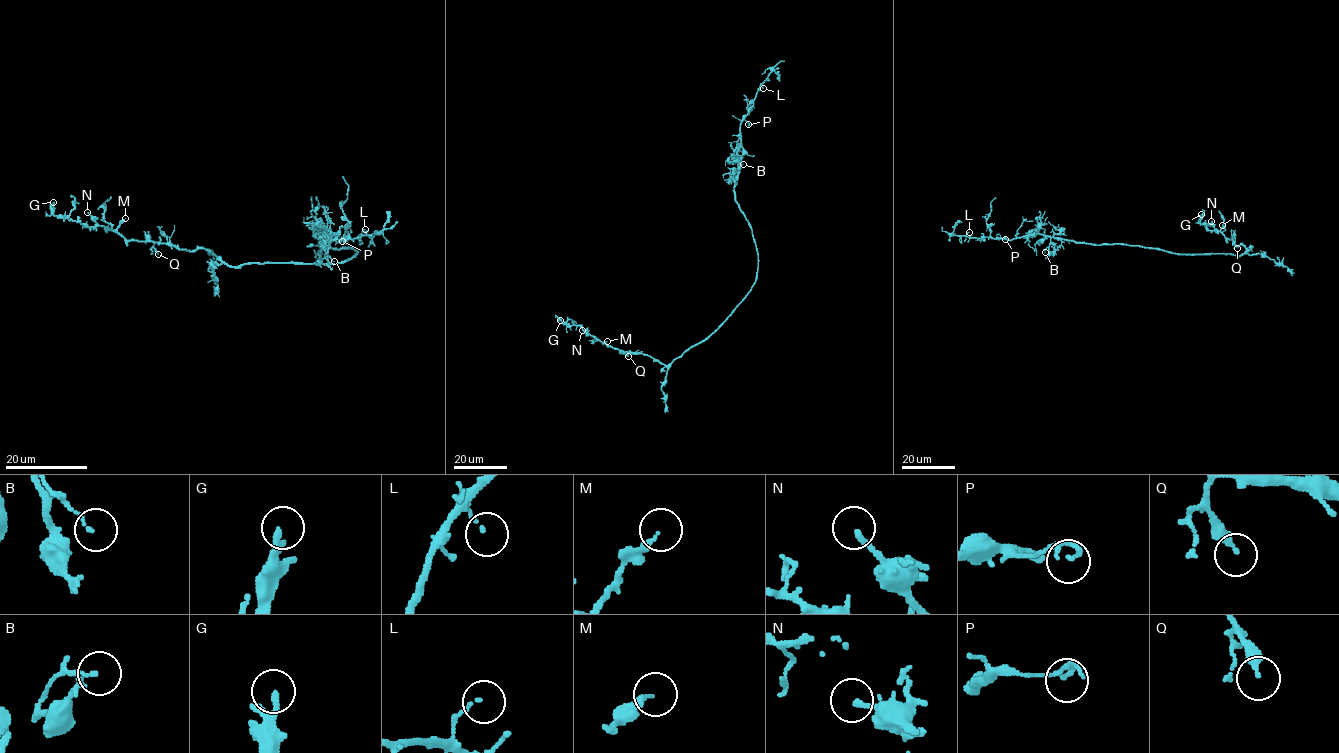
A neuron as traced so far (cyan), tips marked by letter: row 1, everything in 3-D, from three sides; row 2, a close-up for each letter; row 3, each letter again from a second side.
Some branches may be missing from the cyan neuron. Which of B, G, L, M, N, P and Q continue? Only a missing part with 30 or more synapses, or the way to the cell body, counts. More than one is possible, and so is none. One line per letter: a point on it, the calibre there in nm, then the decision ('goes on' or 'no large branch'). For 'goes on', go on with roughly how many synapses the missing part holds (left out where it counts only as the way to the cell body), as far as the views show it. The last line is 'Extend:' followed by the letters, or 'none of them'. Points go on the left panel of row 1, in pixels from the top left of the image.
B: place (334, 261); calibre 100 nm; no large branch
G: place (53, 202); calibre 160 nm; no large branch
L: place (365, 229); calibre 80 nm; no large branch
M: place (125, 218); calibre 180 nm; no large branch
N: place (87, 212); calibre 190 nm; no large branch
P: place (342, 241); calibre 150 nm; no large branch
Q: place (158, 254); calibre 300 nm; no large branch
Extend: none of them

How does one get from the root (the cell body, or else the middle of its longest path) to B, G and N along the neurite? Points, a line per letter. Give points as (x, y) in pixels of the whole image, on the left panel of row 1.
B: (348, 260), (358, 252), (352, 248), (324, 247), (321, 243), (326, 238), (323, 248), (334, 261)
G: (348, 260), (228, 266), (204, 249), (126, 241), (101, 225), (55, 216), (53, 202)
N: (348, 260), (228, 266), (204, 249), (187, 251), (165, 244), (126, 241), (101, 226), (87, 212)

